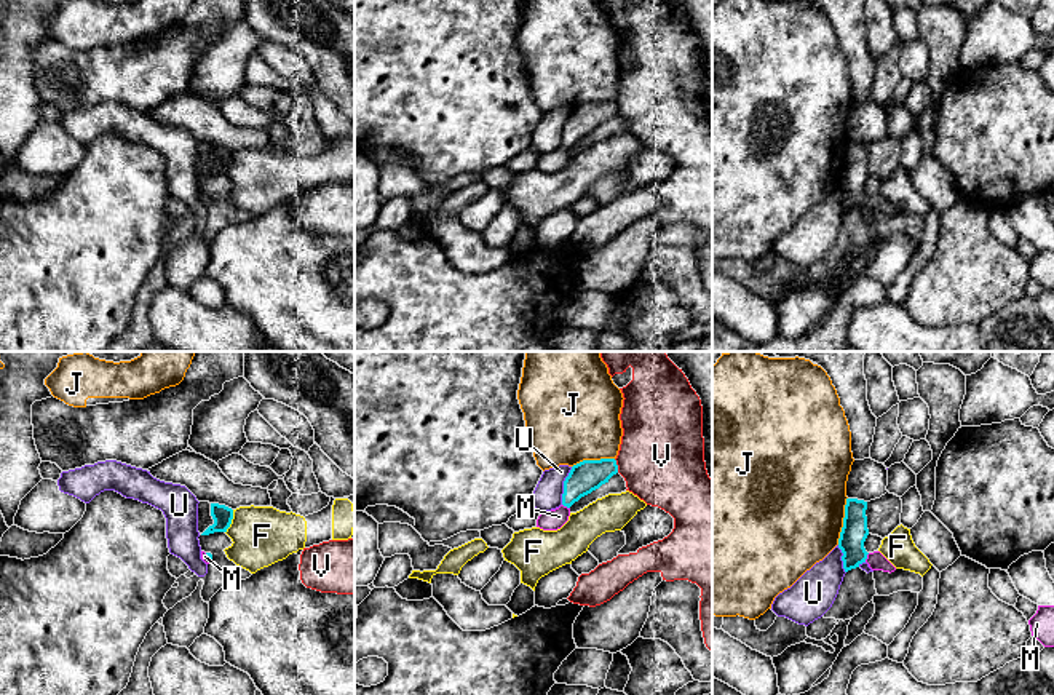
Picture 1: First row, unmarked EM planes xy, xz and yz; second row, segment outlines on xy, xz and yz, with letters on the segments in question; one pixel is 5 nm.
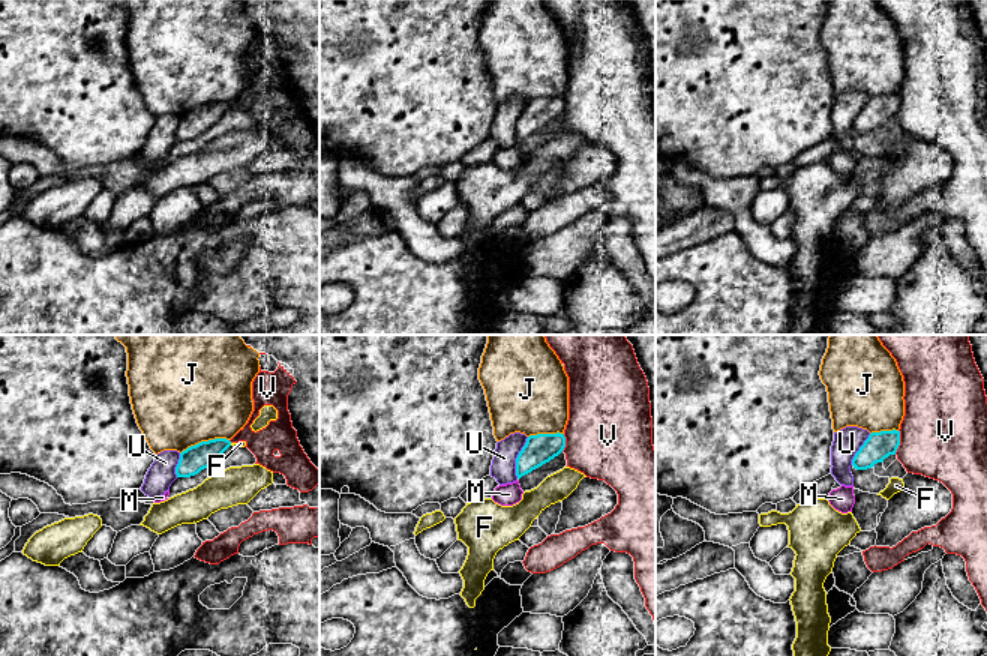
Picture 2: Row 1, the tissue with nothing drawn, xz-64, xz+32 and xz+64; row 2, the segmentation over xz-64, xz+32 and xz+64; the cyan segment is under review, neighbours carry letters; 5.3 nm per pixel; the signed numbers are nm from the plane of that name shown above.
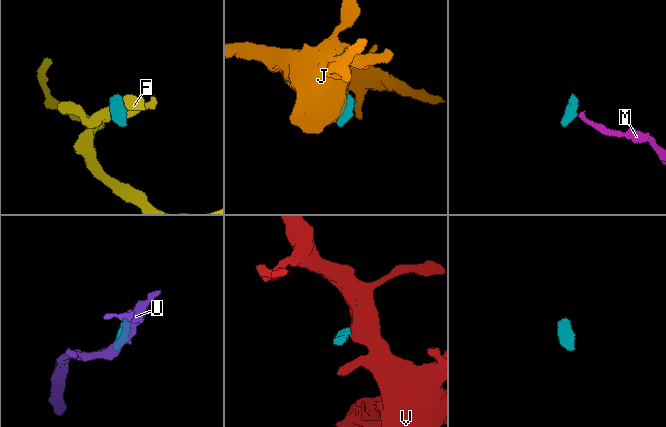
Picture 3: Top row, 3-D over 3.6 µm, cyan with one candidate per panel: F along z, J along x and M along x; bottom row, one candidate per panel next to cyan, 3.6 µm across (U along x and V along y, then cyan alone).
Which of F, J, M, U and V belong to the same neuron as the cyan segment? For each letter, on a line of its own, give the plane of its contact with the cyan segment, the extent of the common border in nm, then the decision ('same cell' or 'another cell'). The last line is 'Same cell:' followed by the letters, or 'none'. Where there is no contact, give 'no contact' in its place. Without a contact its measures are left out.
F: xy | 130 nm | another cell
J: yz | 240 nm | another cell
M: yz | 50 nm | same cell
U: xz | 200 nm | another cell
V: xz | 80 nm | another cell
Same cell: M

